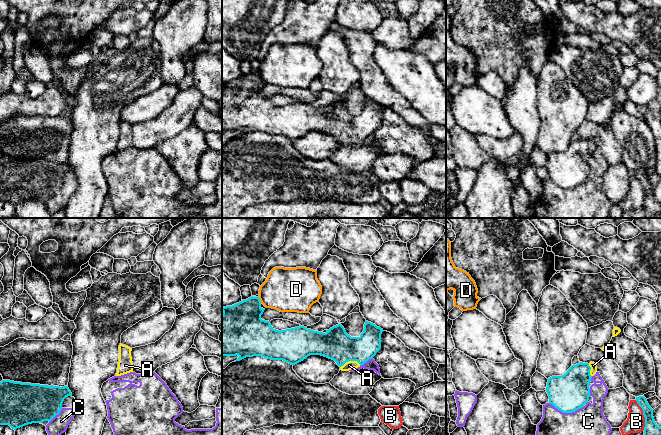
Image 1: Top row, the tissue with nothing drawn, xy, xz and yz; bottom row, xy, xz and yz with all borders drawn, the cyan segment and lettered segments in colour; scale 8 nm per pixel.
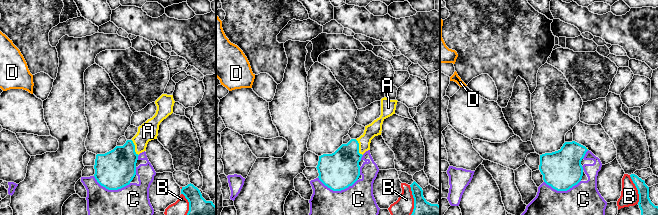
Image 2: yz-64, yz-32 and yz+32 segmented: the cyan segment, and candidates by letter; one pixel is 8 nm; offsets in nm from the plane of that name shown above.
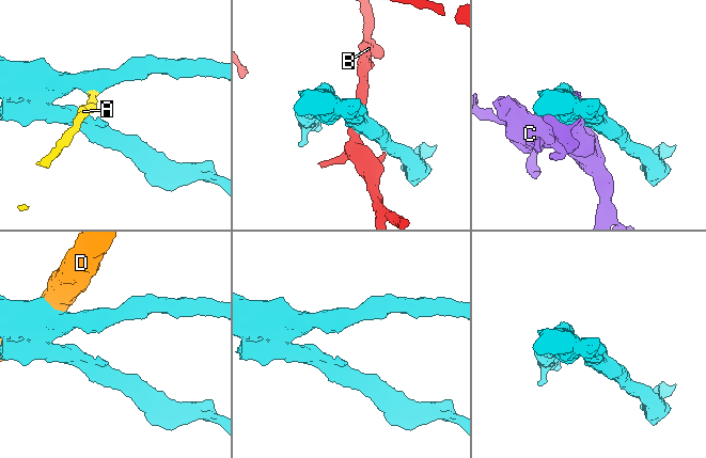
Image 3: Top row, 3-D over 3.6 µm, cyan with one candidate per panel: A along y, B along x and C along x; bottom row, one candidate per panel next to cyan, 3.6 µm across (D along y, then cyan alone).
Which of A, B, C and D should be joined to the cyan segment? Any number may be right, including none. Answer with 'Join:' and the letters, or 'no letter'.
Join: A

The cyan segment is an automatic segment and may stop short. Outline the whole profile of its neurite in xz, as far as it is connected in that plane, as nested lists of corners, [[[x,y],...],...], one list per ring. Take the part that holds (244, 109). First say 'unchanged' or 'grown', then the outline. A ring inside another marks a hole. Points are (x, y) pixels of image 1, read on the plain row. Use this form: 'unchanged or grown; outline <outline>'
grown; outline [[[253,72],[232,82],[222,83],[222,133],[238,131],[236,137],[240,137],[246,133],[262,132],[295,141],[310,131],[321,131],[334,136],[340,146],[349,147],[372,135],[381,124],[383,105],[368,97],[359,113],[348,111],[341,100],[333,102],[326,109],[304,102],[279,107],[269,97],[261,95],[264,86],[259,73]]]

